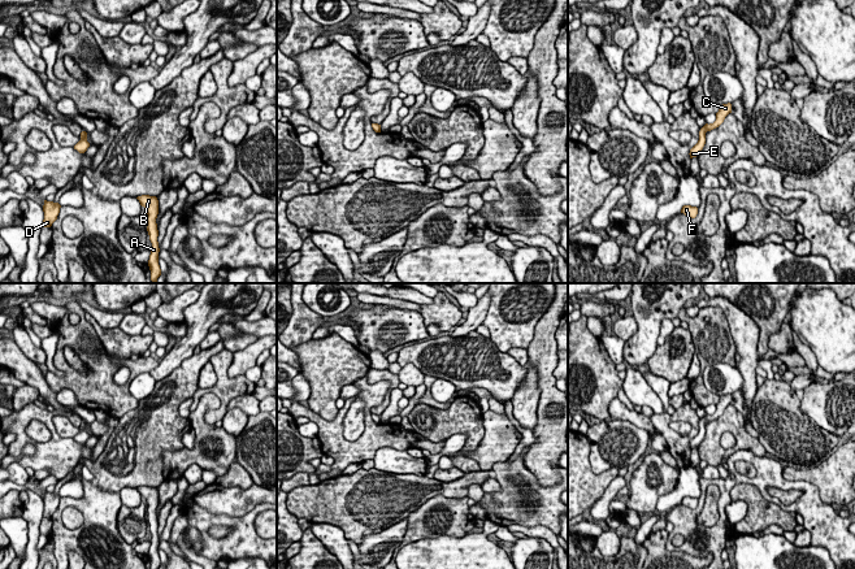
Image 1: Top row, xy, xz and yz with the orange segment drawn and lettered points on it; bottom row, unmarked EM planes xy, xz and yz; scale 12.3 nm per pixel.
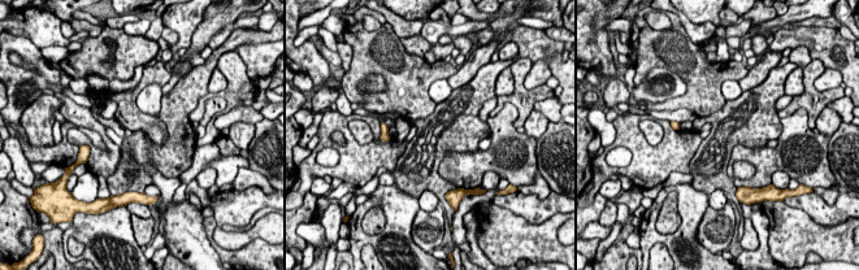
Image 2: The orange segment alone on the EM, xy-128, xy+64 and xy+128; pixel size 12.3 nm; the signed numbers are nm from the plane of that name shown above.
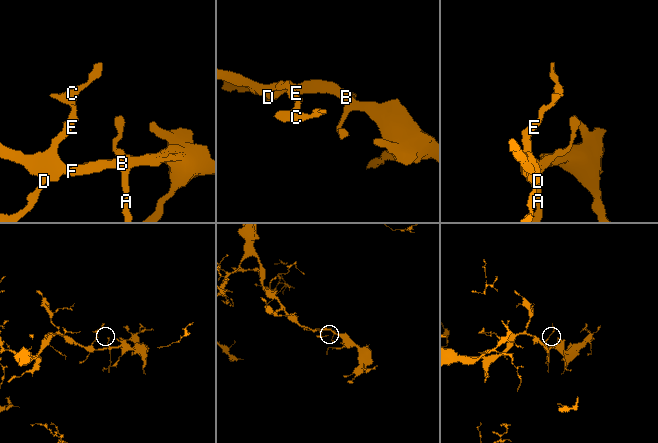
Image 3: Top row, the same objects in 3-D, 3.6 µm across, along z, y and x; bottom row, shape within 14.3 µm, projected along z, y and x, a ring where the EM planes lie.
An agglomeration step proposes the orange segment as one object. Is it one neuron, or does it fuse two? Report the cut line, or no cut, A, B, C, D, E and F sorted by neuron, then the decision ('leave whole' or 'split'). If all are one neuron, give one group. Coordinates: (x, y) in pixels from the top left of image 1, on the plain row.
no cut; A B C D E F; leave whole

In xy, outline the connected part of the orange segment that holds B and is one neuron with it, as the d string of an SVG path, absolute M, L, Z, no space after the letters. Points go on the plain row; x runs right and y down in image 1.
M142 486L136 488L140 494L142 498L146 499L147 501L147 522L149 526L149 531L152 534L151 539L151 546L148 551L148 557L151 561L151 569L159 569L161 566L161 560L159 556L159 521L157 521L157 514L156 509L159 505L159 491L156 487L149 487L149 486Z

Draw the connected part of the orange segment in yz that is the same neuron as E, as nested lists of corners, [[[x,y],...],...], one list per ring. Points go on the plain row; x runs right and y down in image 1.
[[[730,394],[720,396],[719,403],[716,404],[716,412],[715,412],[713,414],[709,414],[709,416],[706,414],[706,416],[700,420],[700,422],[699,422],[699,431],[698,431],[698,434],[690,440],[690,444],[689,444],[689,446],[690,446],[690,449],[696,448],[696,447],[702,443],[702,440],[703,440],[703,438],[704,438],[704,435],[706,435],[706,424],[707,424],[707,422],[711,422],[711,421],[713,421],[713,420],[716,420],[716,418],[719,418],[719,417],[724,413],[725,408],[726,408],[729,404],[732,404],[732,395],[730,395]]]

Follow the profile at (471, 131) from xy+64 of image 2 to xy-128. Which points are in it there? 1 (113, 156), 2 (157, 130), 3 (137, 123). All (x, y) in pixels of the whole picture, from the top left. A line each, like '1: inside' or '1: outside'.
1: outside
2: outside
3: outside

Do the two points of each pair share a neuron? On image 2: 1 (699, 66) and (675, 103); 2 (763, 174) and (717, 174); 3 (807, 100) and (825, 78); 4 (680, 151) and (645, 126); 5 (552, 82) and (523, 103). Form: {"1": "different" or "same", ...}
{"1": "same", "2": "different", "3": "different", "4": "different", "5": "different"}

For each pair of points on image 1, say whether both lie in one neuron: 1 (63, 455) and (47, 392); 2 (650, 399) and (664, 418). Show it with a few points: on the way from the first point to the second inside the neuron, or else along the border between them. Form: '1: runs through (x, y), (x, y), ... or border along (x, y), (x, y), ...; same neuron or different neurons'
1: border along (53, 408), (72, 412); different neurons
2: border along (654, 412), (663, 413); different neurons

